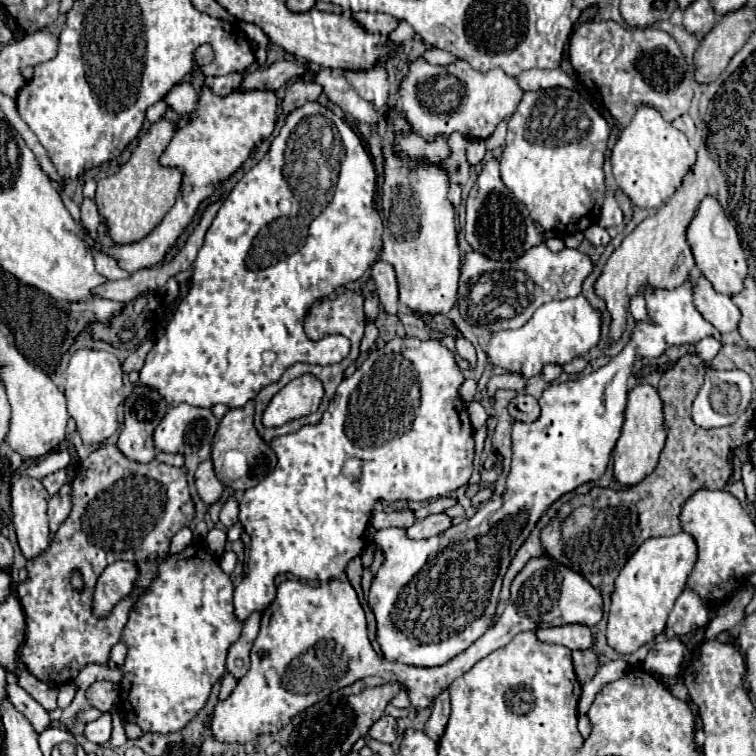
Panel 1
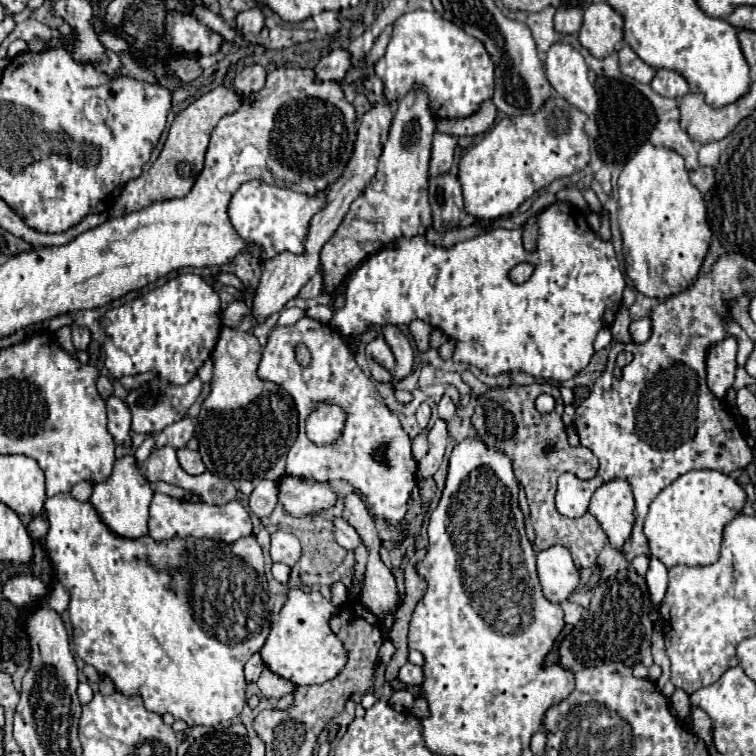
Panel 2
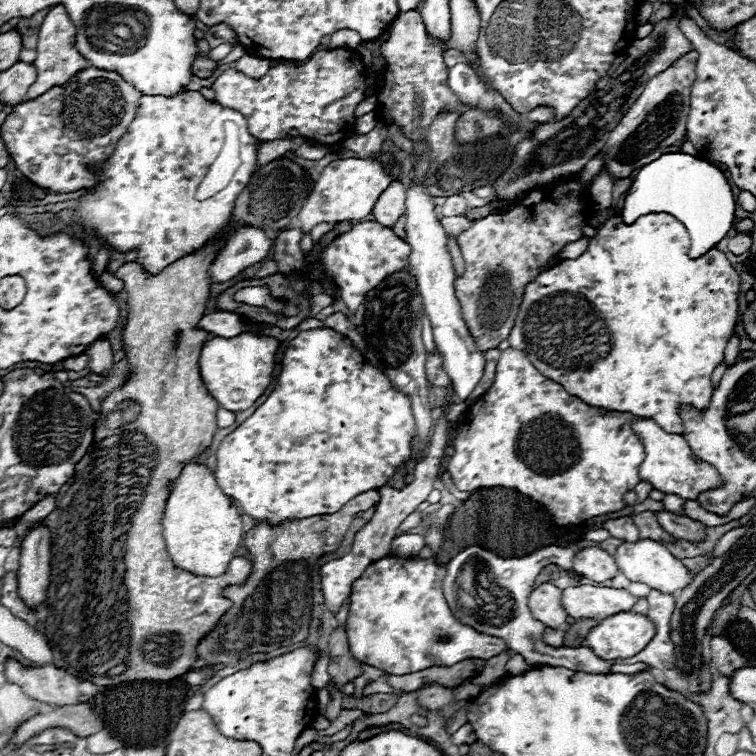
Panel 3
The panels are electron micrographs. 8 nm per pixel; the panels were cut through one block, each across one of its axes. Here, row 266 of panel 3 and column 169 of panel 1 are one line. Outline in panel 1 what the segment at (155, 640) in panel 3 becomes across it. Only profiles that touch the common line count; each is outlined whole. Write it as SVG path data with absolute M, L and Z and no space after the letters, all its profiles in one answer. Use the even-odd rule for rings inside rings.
M166 118L154 122L152 128L140 138L132 158L116 174L98 182L94 200L98 204L100 216L108 224L108 232L114 242L130 244L148 236L174 206L182 184L182 170L162 166L160 156L172 140L176 128L178 126Z

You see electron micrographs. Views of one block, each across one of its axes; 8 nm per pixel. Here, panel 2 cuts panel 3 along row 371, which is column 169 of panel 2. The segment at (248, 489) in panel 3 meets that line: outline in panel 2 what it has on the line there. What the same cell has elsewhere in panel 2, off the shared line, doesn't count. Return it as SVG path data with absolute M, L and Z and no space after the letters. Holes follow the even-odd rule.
M196 274L176 276L174 280L166 282L164 286L150 290L148 294L138 296L132 302L106 312L106 316L102 320L102 326L106 332L106 340L104 340L106 368L110 370L110 374L114 378L148 372L152 368L164 380L170 380L174 384L186 384L188 380L192 380L196 376L198 368L210 356L210 352L216 344L218 332L222 326L220 312L222 312L220 310L220 298L212 290L212 286L202 280L202 276L196 276Z

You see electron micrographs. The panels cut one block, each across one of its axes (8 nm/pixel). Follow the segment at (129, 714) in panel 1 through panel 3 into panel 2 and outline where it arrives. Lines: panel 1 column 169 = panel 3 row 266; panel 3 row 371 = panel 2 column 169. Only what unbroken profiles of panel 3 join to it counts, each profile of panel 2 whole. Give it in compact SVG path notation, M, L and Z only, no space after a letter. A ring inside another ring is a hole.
M62 492L56 494L52 498L46 500L44 504L46 510L46 518L50 524L50 530L46 534L44 546L48 550L50 560L56 566L56 578L58 582L62 582L64 586L68 586L70 590L70 622L74 628L74 642L76 642L76 654L86 662L92 664L96 668L96 672L100 676L108 676L116 690L120 690L120 694L128 694L128 698L132 698L132 694L140 694L144 708L148 712L156 712L156 714L166 714L170 712L176 720L184 720L188 726L212 726L218 722L228 722L232 718L236 718L244 704L246 704L246 680L244 680L244 664L246 660L258 652L268 634L270 634L270 600L268 600L268 582L264 576L264 558L262 558L262 548L256 542L254 536L244 536L236 542L212 542L212 538L196 538L196 536L188 536L188 538L170 538L170 540L160 540L156 542L150 534L140 536L140 538L124 538L114 534L106 522L100 518L98 510L90 504L90 502L82 502L70 496L70 492Z

